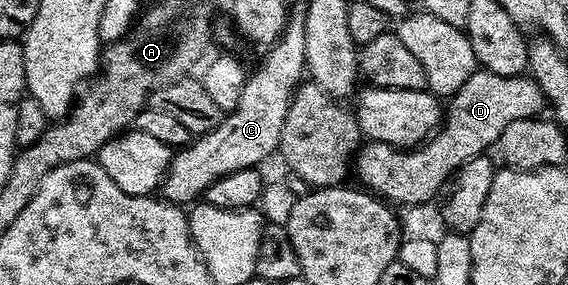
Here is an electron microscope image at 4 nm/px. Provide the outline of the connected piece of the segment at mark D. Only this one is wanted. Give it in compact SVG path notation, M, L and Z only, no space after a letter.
M478 69L471 77L467 77L467 81L463 81L463 89L455 92L448 103L437 130L424 143L412 149L392 147L389 143L366 142L355 155L355 175L361 178L360 186L393 205L412 205L436 200L441 193L441 187L457 168L477 155L486 154L492 143L493 146L500 144L503 129L507 129L511 121L538 118L547 107L545 94L528 74L503 77L484 69Z

